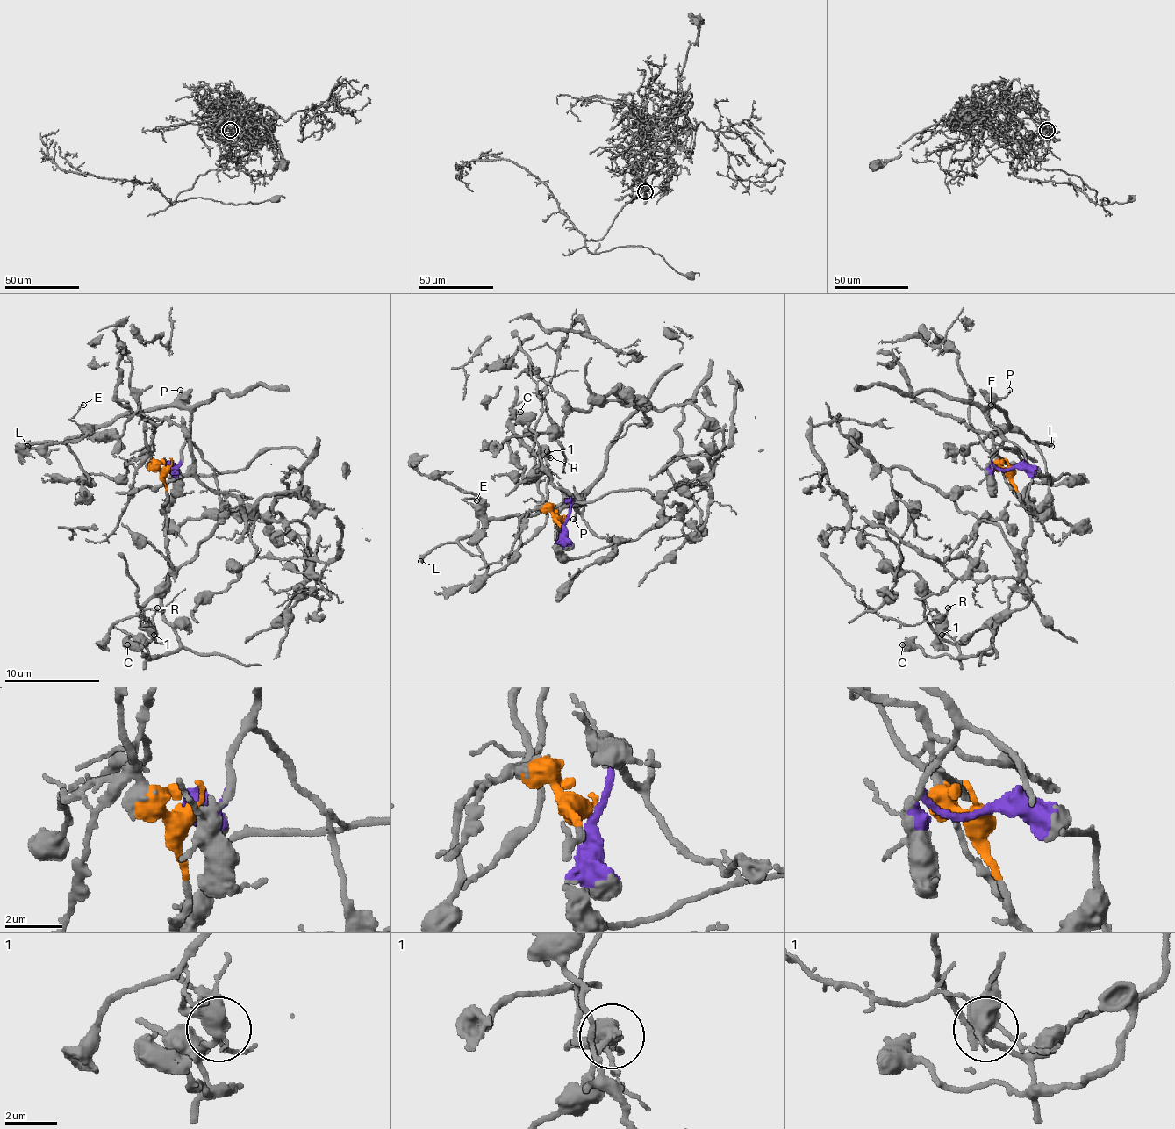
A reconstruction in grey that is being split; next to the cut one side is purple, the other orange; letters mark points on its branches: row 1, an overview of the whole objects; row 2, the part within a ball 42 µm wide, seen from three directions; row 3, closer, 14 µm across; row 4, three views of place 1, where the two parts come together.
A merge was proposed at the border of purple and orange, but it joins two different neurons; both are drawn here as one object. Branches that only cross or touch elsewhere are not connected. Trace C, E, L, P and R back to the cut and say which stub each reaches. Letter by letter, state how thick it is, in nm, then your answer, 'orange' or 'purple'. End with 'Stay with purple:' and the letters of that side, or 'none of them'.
C: 650 nm | orange
E: 130 nm | purple
L: 360 nm | purple
P: 110 nm | purple
R: 150 nm | orange
Stay with purple: E, L, P

